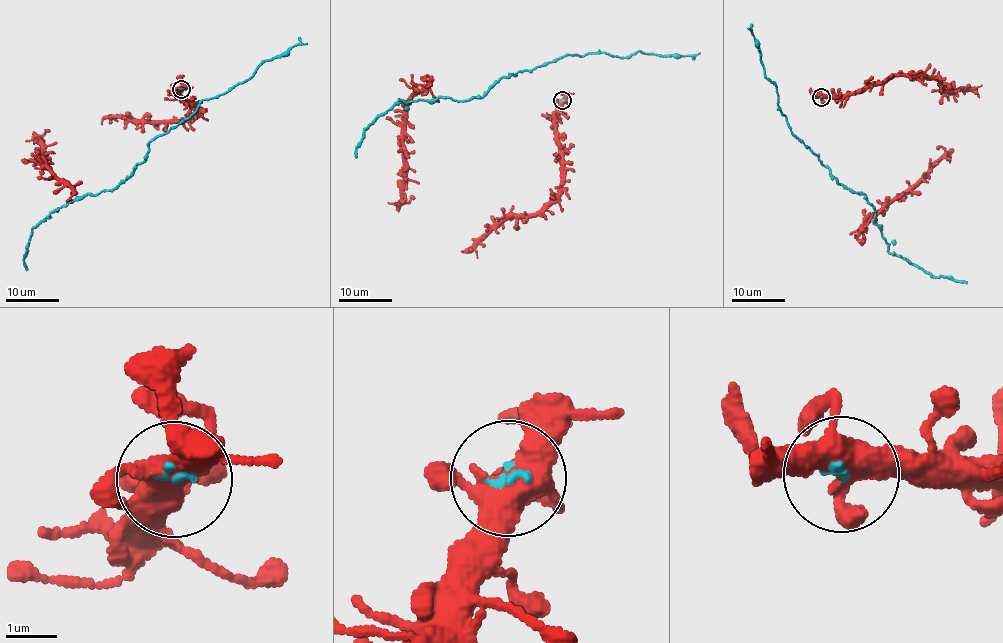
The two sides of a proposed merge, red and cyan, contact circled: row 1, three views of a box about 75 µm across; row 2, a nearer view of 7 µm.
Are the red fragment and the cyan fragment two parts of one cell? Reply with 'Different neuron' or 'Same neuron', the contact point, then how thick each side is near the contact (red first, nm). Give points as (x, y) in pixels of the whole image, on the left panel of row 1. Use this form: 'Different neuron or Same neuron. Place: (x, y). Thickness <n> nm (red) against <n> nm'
Same neuron. Place: (181, 89). Thickness 480 nm (red) against 110 nm

